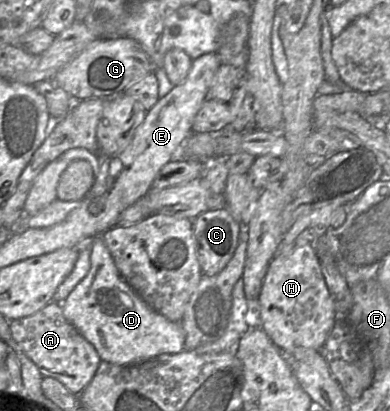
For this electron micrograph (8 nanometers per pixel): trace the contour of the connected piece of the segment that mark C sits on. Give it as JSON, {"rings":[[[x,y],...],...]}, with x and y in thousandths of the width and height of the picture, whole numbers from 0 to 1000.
{"rings":[[[582,506],[533,511],[495,533],[505,628],[521,667],[567,662],[610,599],[623,550]]]}

